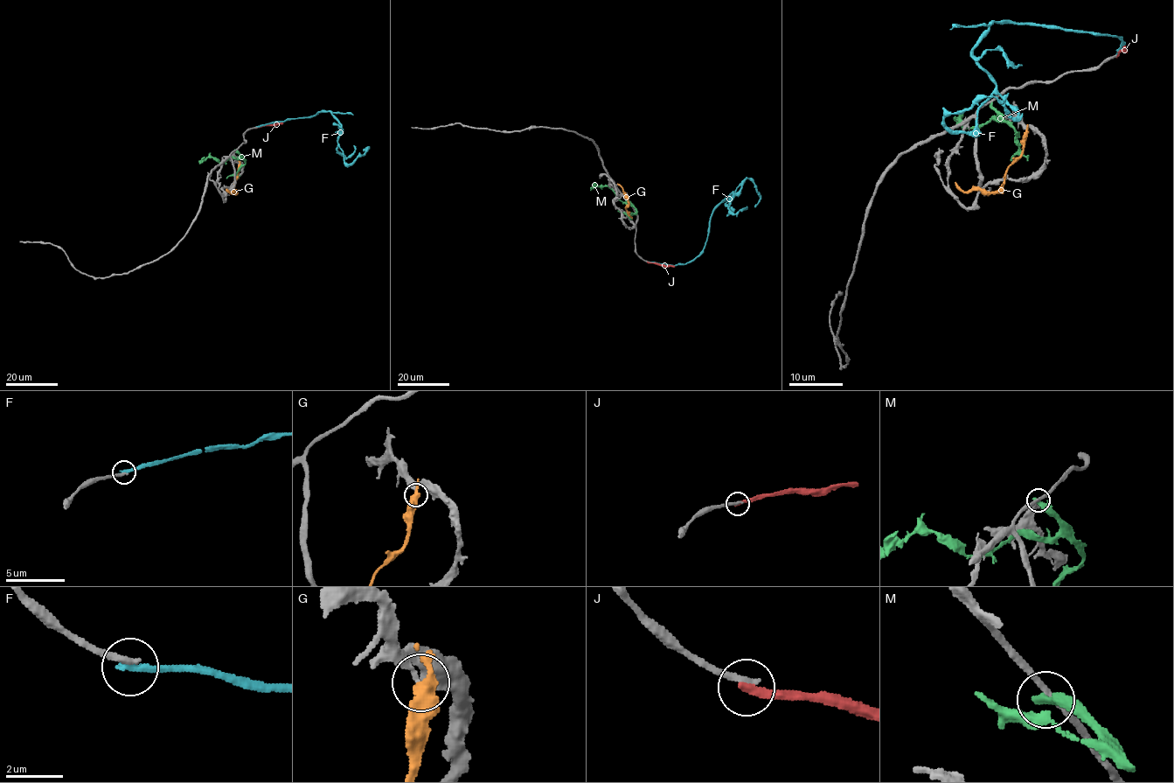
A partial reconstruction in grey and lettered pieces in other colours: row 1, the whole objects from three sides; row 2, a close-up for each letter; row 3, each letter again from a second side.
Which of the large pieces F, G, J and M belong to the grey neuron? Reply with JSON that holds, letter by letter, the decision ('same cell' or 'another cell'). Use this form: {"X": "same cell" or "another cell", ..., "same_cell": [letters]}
{"F": "another cell", "G": "another cell", "J": "another cell", "M": "another cell", "same_cell": []}

